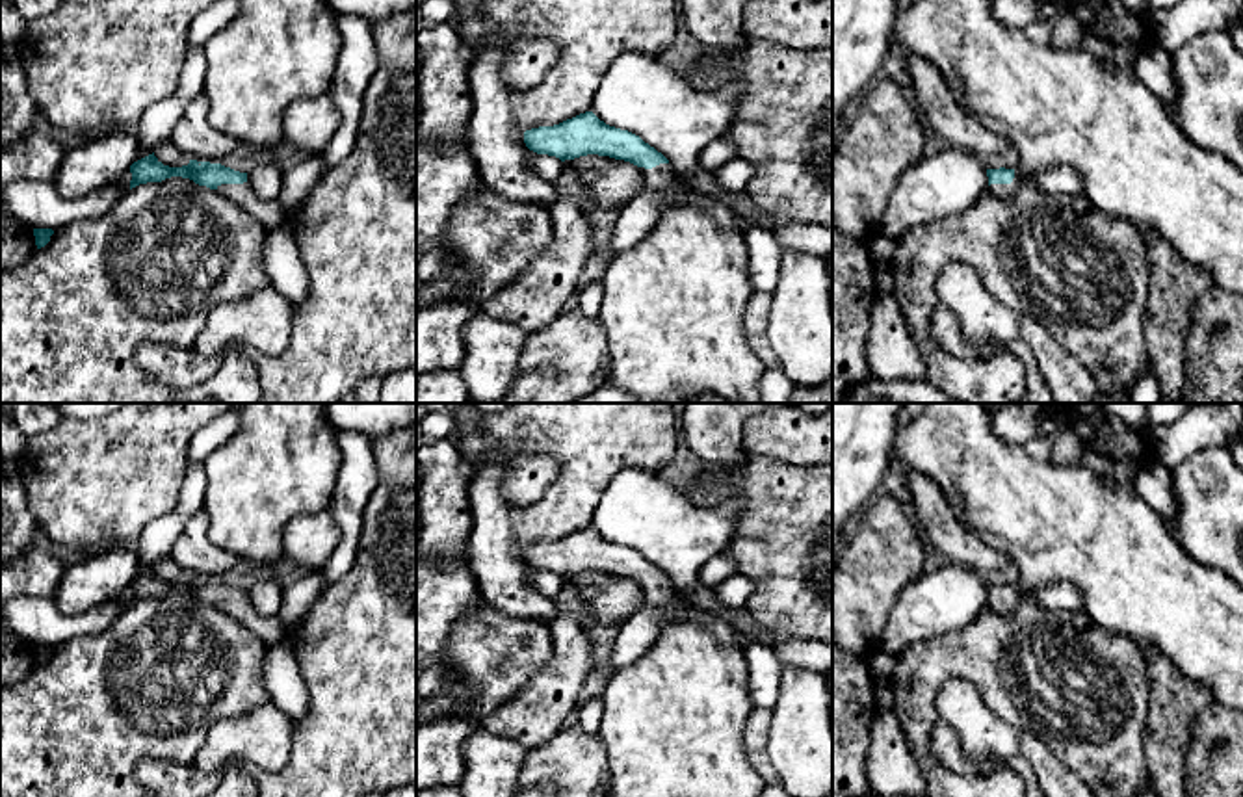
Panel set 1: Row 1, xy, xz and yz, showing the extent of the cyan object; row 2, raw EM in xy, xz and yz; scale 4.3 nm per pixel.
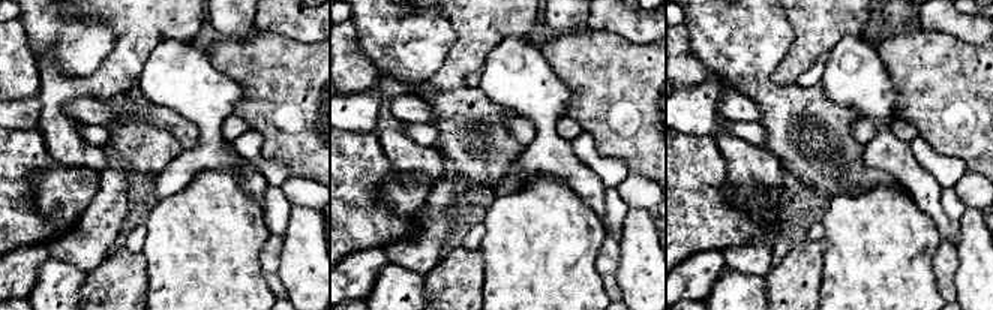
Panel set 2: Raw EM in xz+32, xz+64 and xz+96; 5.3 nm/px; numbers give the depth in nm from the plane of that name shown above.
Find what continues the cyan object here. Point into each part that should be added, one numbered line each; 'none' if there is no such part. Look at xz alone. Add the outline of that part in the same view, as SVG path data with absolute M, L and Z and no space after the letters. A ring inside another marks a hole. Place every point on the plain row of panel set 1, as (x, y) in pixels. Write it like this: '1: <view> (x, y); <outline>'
1: xz (662, 595); M660 580L652 585L639 583L645 596L645 606L665 609L678 600L678 593L673 589L671 580Z

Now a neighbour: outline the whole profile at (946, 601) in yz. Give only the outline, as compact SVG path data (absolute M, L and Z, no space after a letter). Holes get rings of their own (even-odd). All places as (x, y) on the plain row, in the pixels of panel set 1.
M949 561L901 589L881 645L899 658L918 641L968 628L985 608L988 608L988 593L983 574Z

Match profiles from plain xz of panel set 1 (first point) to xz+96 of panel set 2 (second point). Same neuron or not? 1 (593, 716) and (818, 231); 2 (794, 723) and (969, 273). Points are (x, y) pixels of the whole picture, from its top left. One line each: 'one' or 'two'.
1: one
2: one

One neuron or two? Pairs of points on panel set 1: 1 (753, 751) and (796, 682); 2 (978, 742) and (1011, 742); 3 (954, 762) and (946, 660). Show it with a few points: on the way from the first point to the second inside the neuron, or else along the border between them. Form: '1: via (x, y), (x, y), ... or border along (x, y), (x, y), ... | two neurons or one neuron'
1: border along (770, 710), (768, 760), (773, 766) | two neurons
2: via (985, 742), (1004, 742) | one neuron
3: border along (939, 718), (929, 740), (929, 755), (939, 764) | two neurons

